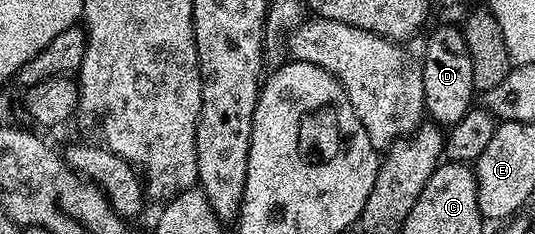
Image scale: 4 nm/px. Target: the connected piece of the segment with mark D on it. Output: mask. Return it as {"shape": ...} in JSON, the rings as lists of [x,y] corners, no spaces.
{"shape":[[[443,24],[431,32],[427,45],[421,53],[424,74],[424,106],[425,112],[434,123],[450,126],[461,122],[467,111],[472,108],[477,89],[473,82],[473,62],[469,54],[467,40],[463,36],[462,27]]]}

